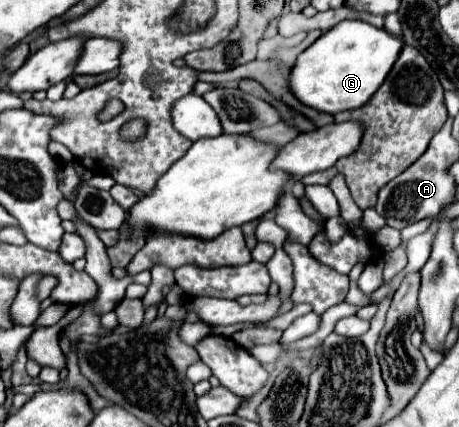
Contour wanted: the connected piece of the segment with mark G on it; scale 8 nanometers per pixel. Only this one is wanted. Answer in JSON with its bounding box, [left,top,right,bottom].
[290,19,402,115]

